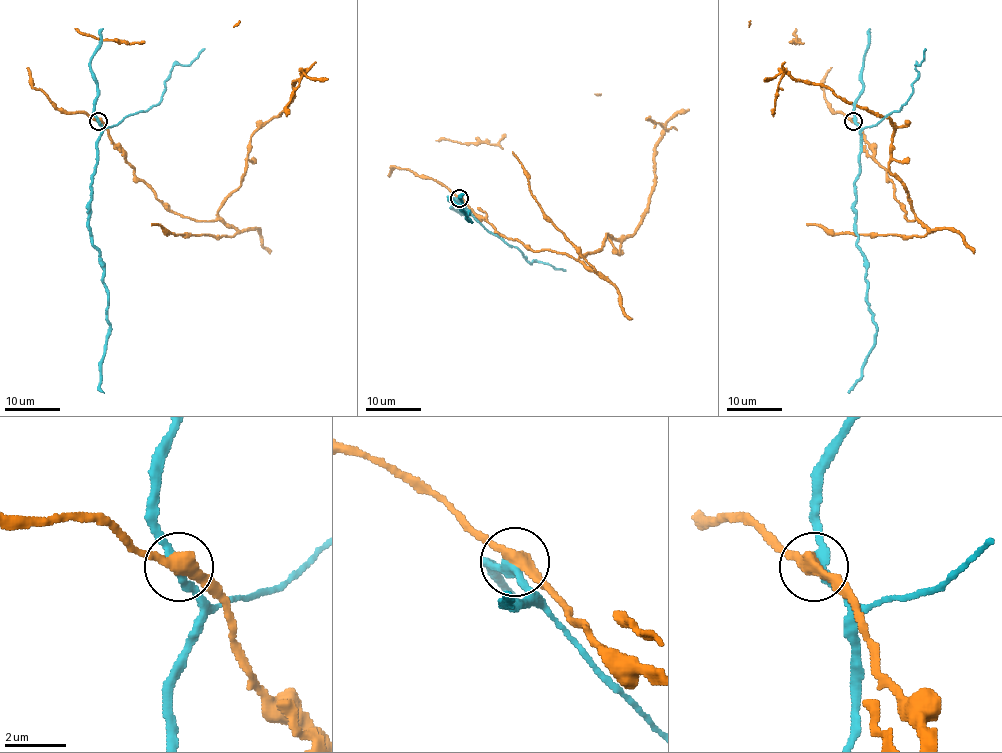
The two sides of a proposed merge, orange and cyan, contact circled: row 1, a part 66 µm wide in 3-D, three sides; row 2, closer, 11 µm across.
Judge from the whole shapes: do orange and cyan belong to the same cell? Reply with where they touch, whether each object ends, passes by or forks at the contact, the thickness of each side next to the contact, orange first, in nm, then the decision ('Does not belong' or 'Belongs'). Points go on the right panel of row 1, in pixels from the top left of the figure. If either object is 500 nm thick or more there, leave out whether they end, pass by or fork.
Place: (853, 121). At the ring orange passes by. At the ring cyan passes by. Thickness 400 nm (orange) against 280 nm. Does not belong

